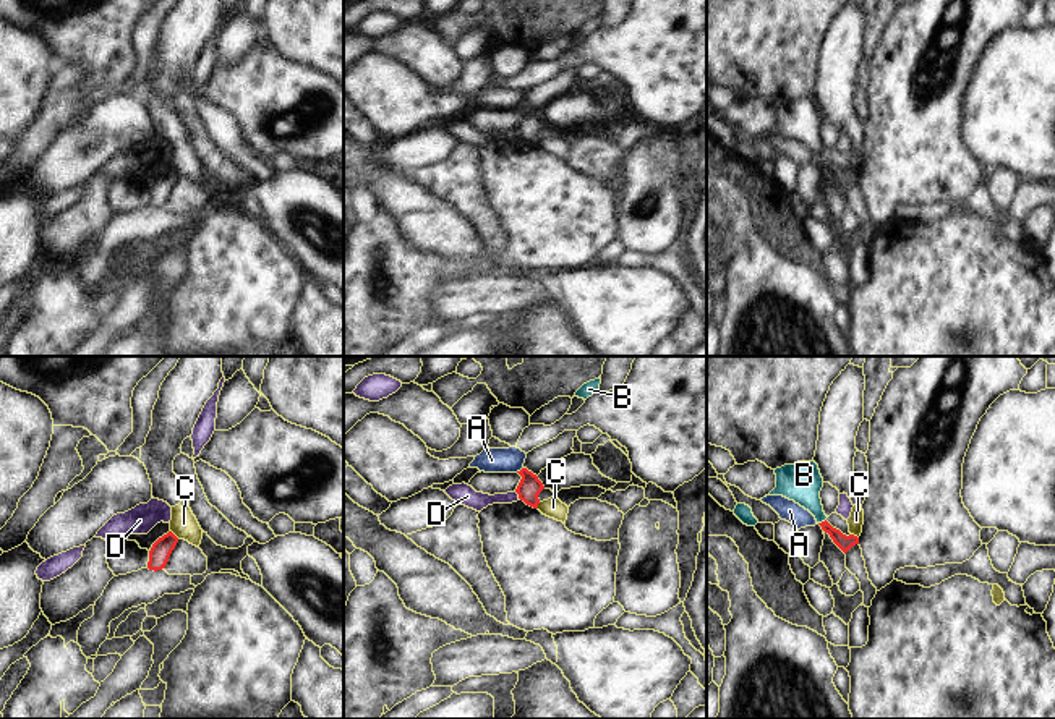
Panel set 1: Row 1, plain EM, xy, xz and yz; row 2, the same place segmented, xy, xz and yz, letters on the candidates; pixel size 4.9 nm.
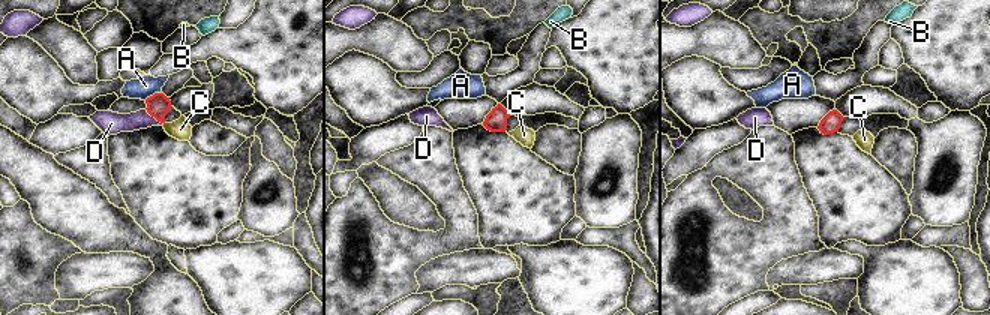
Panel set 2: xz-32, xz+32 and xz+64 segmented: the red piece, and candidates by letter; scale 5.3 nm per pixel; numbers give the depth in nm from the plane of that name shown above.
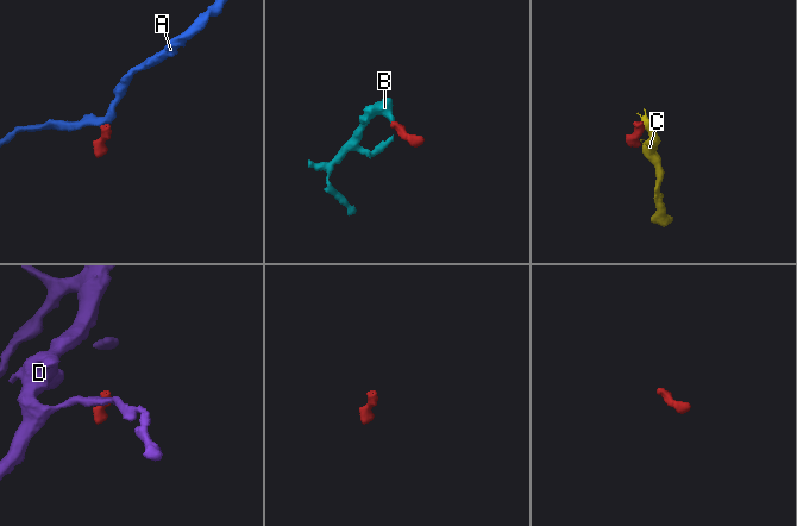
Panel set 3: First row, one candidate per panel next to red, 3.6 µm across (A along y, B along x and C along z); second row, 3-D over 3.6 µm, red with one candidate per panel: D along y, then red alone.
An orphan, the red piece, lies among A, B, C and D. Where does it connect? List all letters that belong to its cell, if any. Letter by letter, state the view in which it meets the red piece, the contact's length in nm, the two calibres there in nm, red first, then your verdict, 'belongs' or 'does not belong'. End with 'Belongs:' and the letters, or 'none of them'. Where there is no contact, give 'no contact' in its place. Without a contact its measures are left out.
A: contact in xz; length 50 nm; calibres 120 and 130 nm; does not belong
B: contact in yz; length 50 nm; calibres 80 and 190 nm; belongs
C: contact in xy; length 60 nm; calibres 100 and 140 nm; does not belong
D: contact in xz; length 60 nm; calibres 120 and 90 nm; does not belong
Belongs: B

